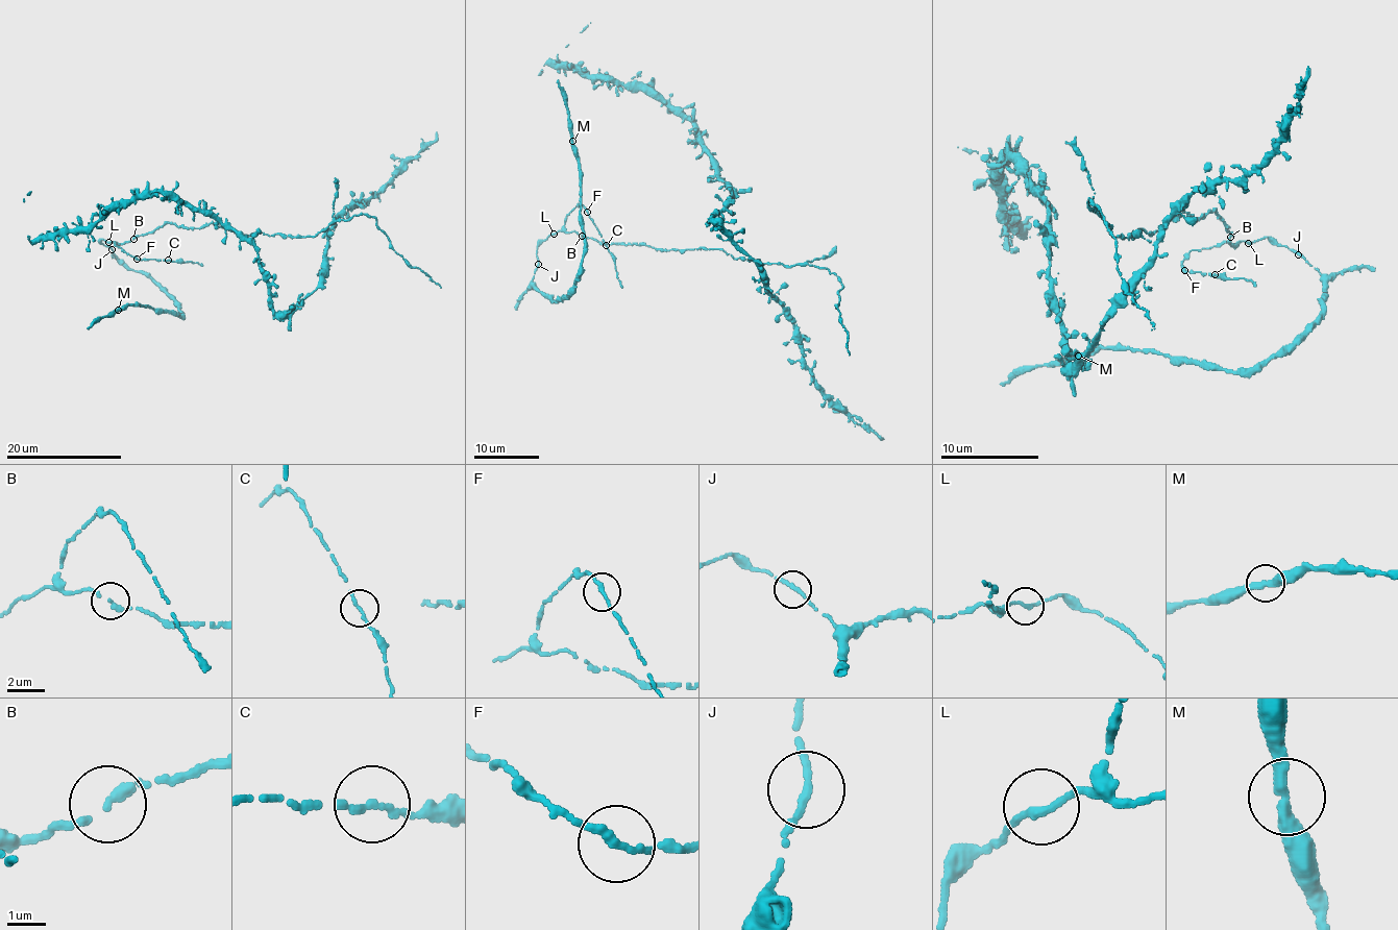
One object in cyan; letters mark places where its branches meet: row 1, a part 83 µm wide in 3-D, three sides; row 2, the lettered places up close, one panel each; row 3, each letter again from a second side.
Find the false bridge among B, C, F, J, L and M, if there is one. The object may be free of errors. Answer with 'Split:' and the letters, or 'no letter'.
Split: no letter

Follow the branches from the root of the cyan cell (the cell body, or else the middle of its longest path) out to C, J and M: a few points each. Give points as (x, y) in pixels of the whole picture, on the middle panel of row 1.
C: (739, 258), (720, 249), (658, 250), (585, 238), (565, 230), (565, 220), (572, 210), (583, 204), (606, 245)
J: (739, 258), (720, 249), (658, 250), (635, 243), (603, 243), (559, 229), (537, 247), (538, 264)
M: (739, 258), (559, 229), (537, 247), (533, 280), (542, 293), (567, 297), (583, 258), (571, 141)

